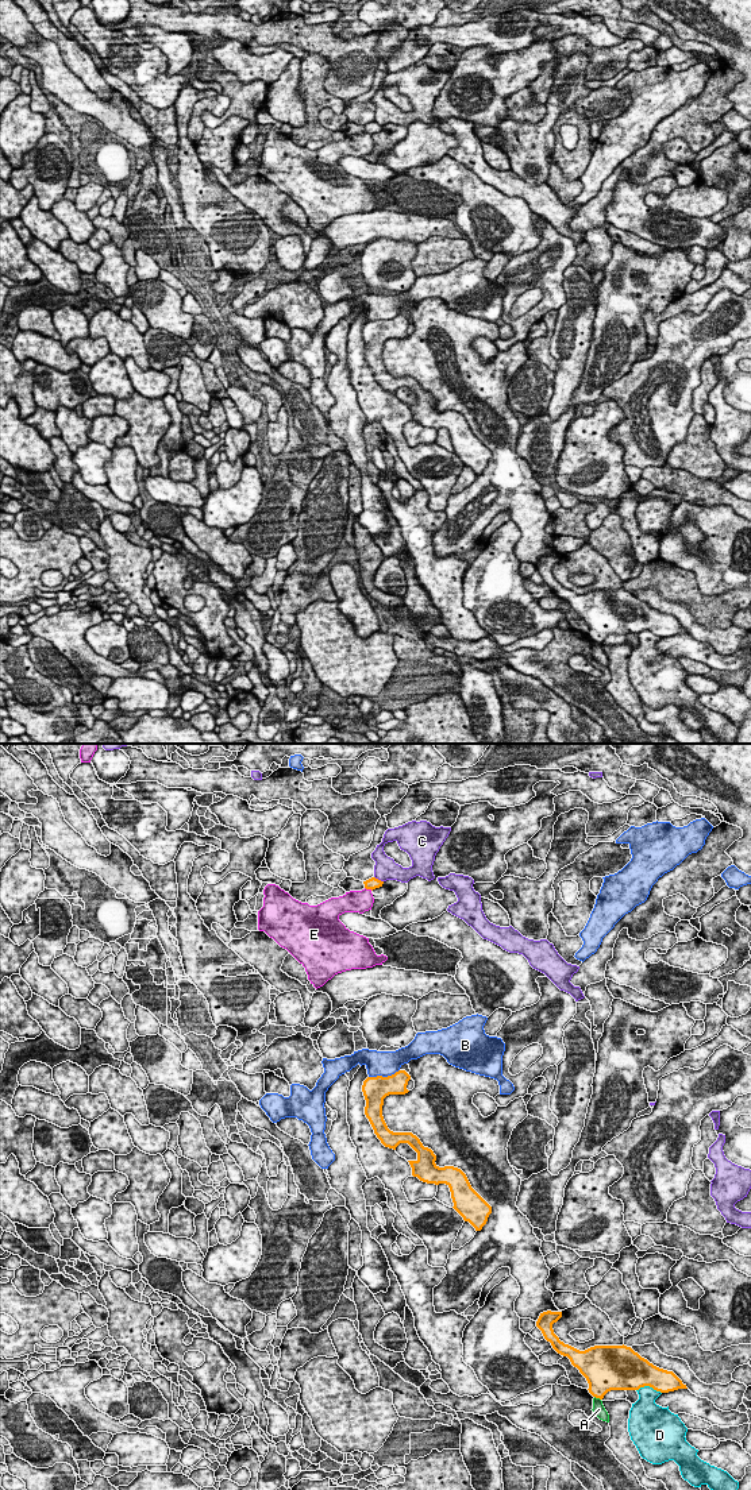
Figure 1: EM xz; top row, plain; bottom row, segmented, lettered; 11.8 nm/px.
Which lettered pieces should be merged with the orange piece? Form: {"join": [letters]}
{"join": []}

